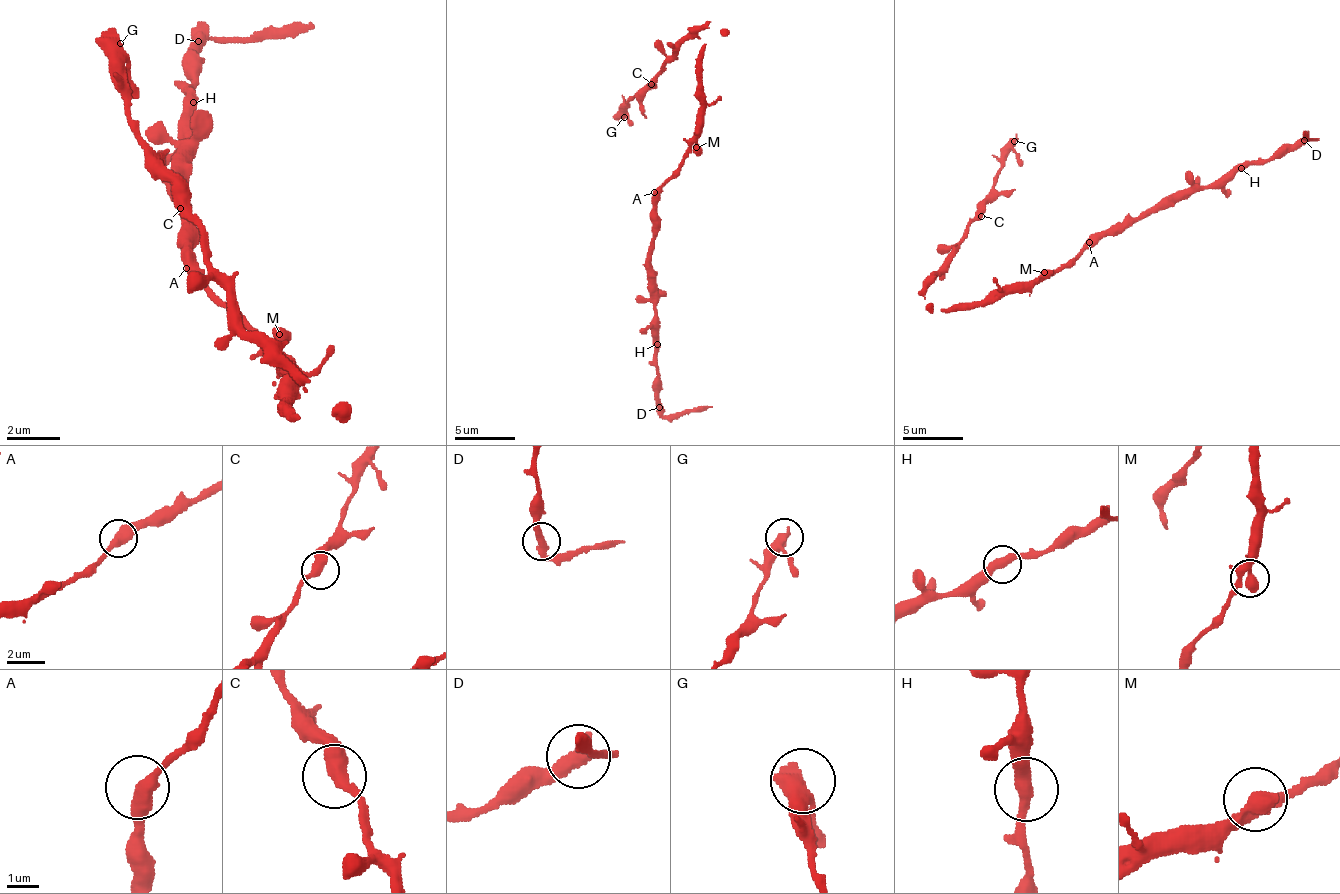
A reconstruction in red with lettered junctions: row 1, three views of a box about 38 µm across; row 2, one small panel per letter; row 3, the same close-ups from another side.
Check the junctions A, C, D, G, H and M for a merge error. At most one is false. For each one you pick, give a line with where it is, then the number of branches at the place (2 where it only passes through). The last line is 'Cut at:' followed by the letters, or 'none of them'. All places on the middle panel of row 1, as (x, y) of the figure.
D: Place: (659, 407). Branches: 2
Cut at: D

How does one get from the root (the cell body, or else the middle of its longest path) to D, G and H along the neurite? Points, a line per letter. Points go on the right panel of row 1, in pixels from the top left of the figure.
D: (1050, 272), (1107, 233), (1121, 233), (1193, 192), (1220, 189), (1247, 165), (1280, 159), (1304, 141)
G: (1050, 272), (978, 302), (942, 308), (924, 299), (924, 287), (945, 266), (1014, 141)
H: (1050, 272), (1160, 207), (1220, 189), (1241, 168)

